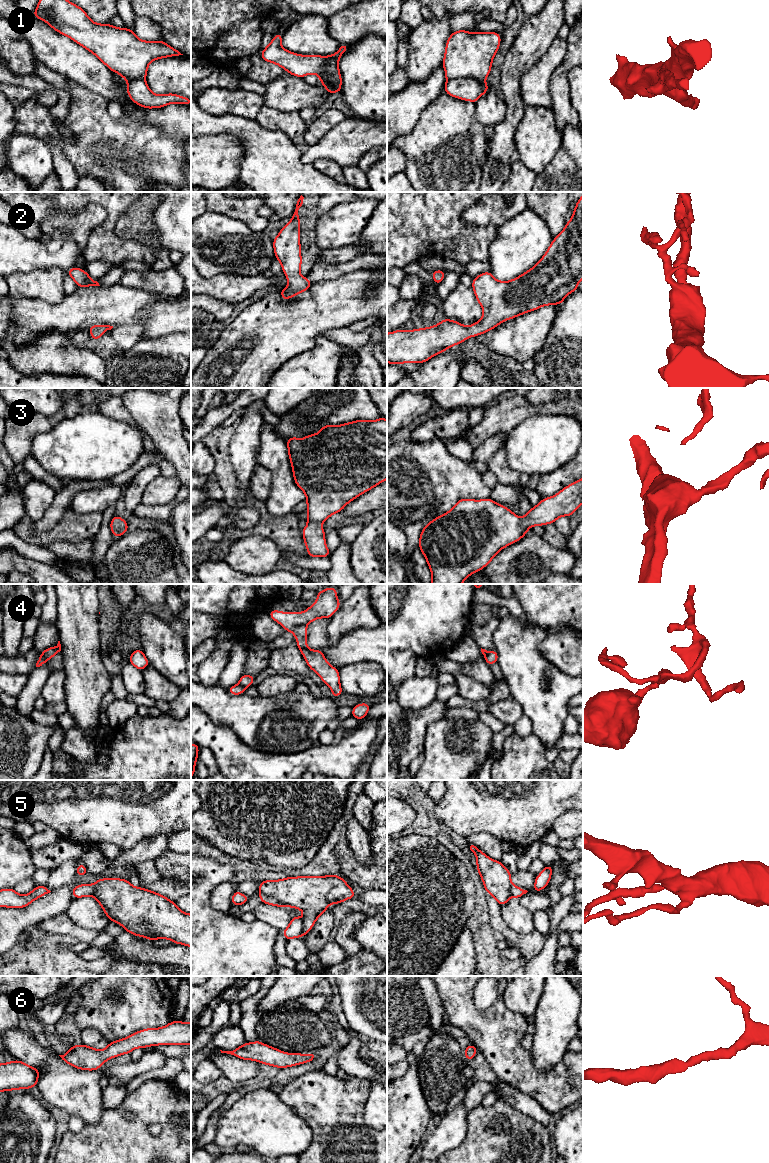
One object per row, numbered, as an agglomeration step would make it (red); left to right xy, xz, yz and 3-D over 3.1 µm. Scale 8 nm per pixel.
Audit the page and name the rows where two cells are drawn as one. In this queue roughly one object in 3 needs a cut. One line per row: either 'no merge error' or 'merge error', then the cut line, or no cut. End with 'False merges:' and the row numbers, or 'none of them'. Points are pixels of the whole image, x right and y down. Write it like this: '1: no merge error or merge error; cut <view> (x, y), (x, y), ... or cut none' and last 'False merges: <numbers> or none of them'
1: merge error; cut yz (447, 79), (475, 78), (483, 82)
2: no merge error; cut none
3: no merge error; cut none
4: merge error; cut xy (42, 652), (47, 660)
5: no merge error; cut none
6: no merge error; cut none
False merges: 1, 4

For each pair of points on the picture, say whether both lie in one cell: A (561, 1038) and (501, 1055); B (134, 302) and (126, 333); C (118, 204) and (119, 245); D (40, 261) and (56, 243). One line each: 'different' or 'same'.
A: different
B: different
C: same
D: same

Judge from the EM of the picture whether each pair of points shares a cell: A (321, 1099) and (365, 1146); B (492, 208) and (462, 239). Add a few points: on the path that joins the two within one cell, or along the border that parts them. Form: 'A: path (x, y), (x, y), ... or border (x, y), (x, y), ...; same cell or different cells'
A: path (333, 1111), (336, 1117), (353, 1134); same cell
B: border (461, 216), (472, 225), (496, 227); different cells

